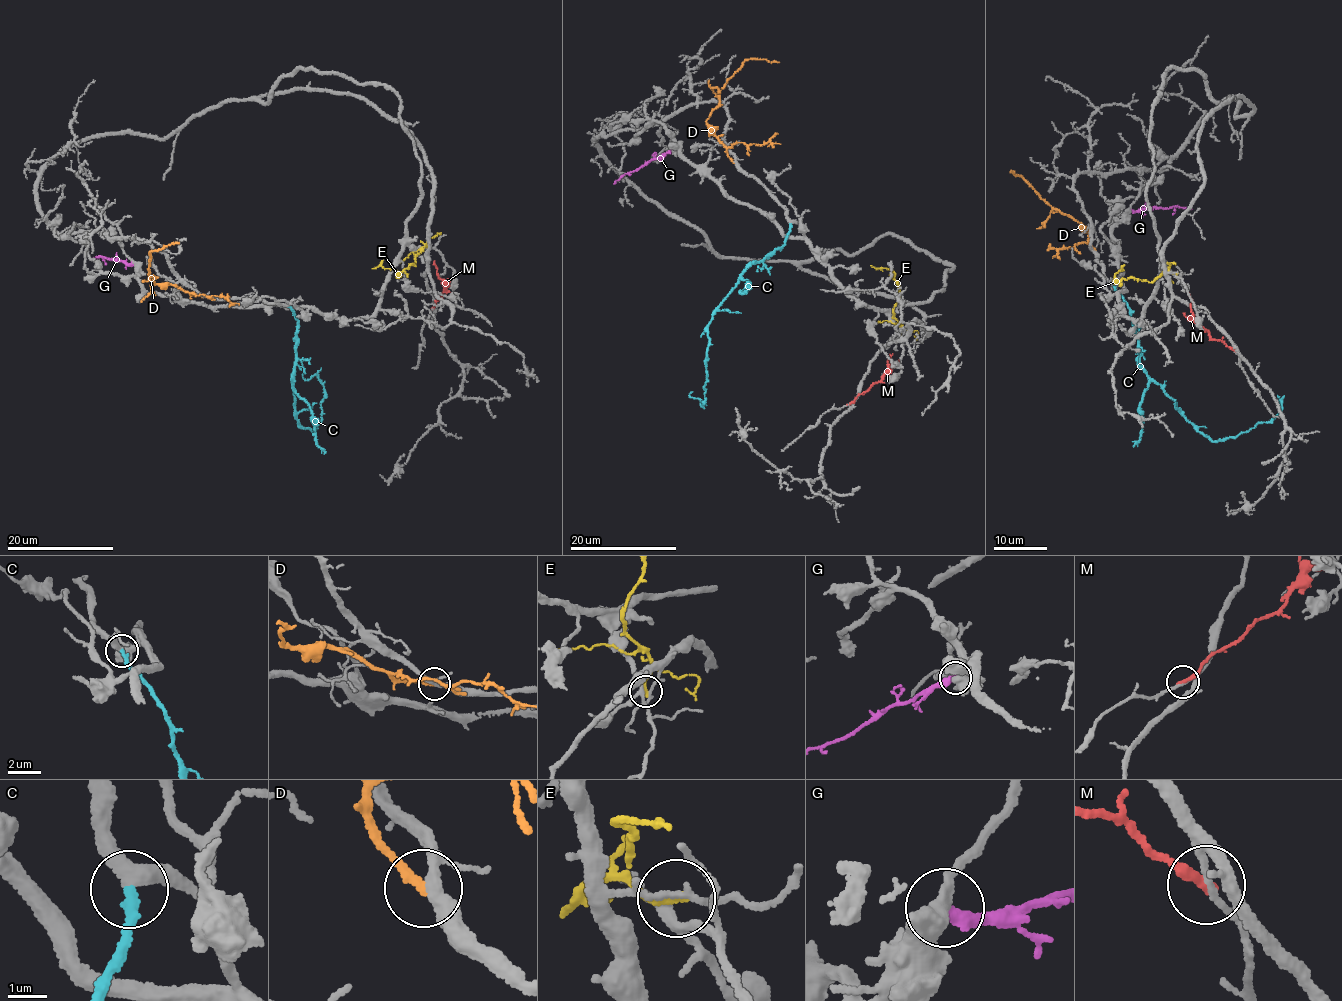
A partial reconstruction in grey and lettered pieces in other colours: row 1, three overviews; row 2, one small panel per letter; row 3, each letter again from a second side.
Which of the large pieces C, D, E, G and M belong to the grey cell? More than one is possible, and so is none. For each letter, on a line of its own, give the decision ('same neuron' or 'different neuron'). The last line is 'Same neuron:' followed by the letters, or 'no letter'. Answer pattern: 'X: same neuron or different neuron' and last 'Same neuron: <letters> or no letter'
C: same neuron
D: different neuron
E: different neuron
G: different neuron
M: different neuron
Same neuron: C

